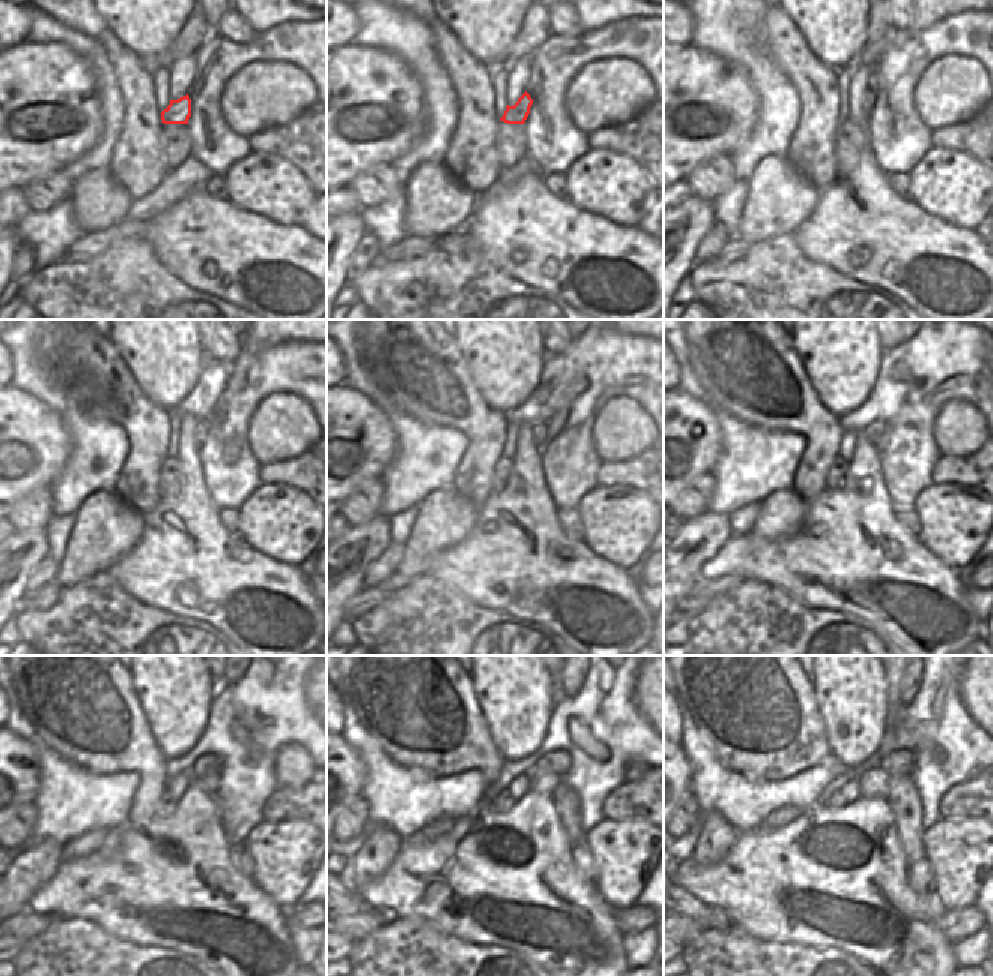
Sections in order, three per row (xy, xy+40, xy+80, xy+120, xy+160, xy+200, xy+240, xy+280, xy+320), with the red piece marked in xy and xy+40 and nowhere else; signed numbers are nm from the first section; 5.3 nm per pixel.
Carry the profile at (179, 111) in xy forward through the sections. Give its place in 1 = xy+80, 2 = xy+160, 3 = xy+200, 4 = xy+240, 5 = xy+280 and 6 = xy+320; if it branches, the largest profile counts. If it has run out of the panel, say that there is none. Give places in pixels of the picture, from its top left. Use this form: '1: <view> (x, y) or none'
1: xy+80 (870, 98)
2: xy+160 (539, 431)
3: xy+200 (875, 431)
4: xy+240 (207, 763)
5: xy+280 (557, 762)
6: xy+320 (900, 762)

